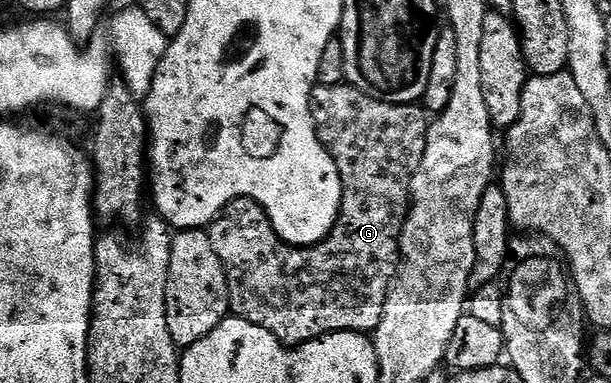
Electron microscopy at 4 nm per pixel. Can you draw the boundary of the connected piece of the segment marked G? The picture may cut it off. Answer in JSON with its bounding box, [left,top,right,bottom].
[207,85,429,348]

